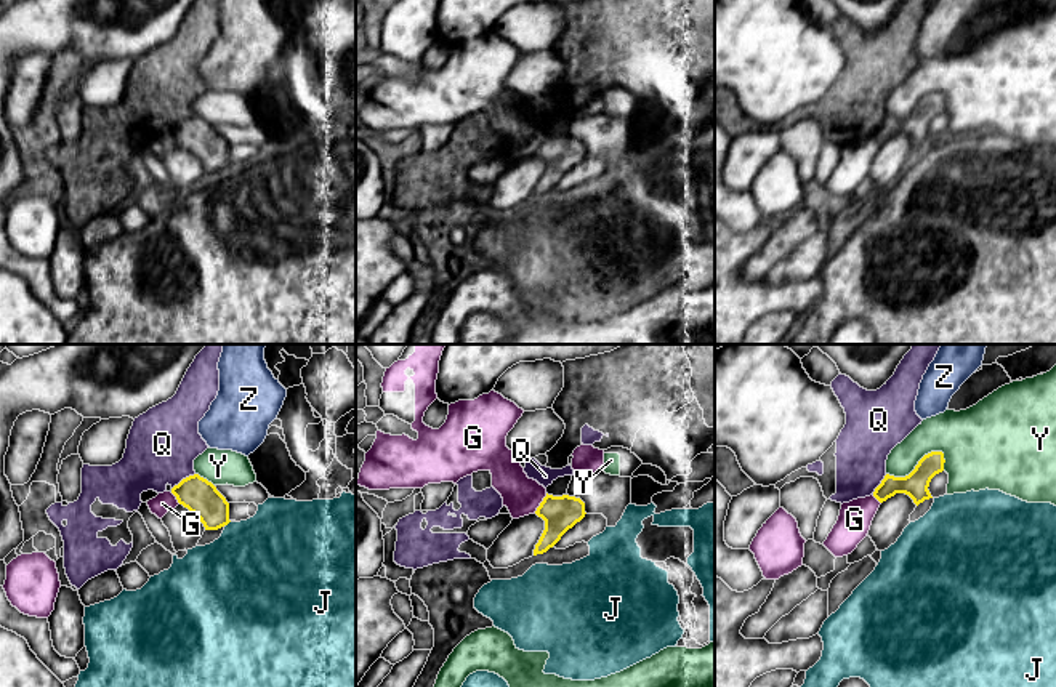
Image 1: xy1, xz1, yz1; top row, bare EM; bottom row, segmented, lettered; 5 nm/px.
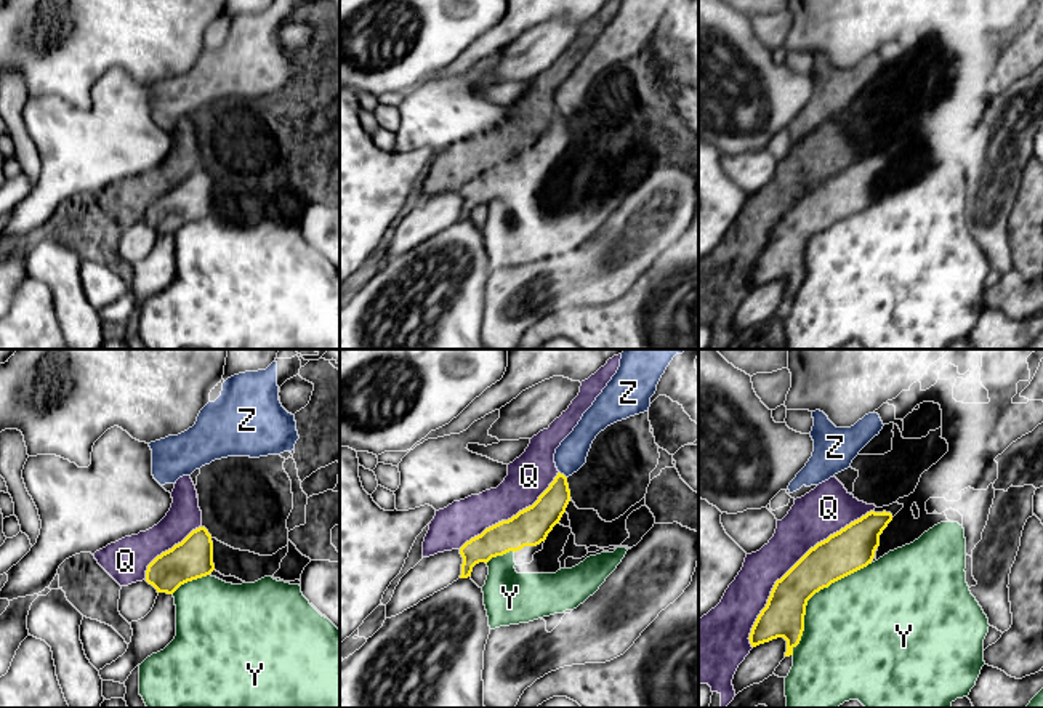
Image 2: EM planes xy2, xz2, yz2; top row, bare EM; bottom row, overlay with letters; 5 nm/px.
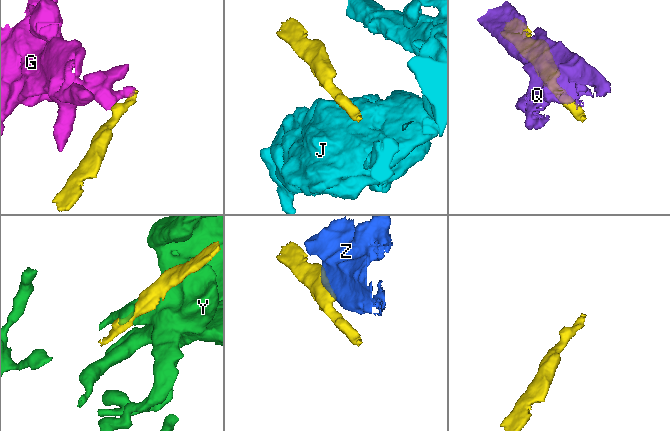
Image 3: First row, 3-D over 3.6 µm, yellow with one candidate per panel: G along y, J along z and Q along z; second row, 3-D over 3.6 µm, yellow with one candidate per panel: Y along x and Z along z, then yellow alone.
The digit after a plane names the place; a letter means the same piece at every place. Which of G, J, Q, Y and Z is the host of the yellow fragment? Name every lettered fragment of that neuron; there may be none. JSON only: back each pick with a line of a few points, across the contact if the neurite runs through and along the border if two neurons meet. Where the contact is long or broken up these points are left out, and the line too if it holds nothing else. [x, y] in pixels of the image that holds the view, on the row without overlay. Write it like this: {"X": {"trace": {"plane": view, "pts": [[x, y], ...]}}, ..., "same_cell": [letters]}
{"same_cell": ["Z"]}

